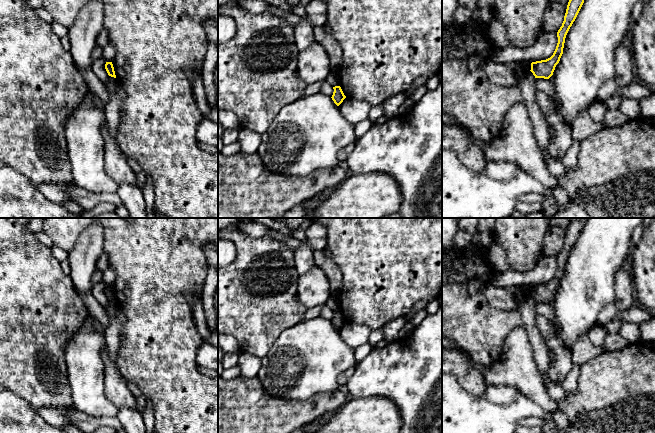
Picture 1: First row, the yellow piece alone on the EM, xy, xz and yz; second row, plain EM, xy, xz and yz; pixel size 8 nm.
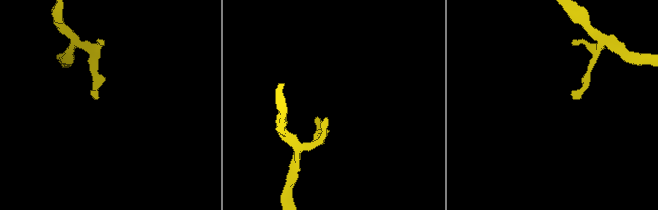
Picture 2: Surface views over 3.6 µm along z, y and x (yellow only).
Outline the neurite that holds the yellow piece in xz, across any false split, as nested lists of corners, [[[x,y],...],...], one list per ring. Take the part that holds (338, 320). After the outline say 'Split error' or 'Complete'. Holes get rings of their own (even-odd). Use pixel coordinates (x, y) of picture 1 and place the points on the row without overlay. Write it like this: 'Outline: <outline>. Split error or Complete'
Outline: [[[335,310],[333,311],[333,313],[334,313],[334,316],[331,322],[334,325],[334,327],[337,330],[339,330],[343,326],[343,324],[346,322],[346,320],[344,319],[340,310]]]. Complete

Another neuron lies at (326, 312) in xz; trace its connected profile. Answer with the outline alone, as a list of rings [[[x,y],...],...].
[[[322,305],[321,306],[321,315],[323,318],[329,320],[329,321],[332,321],[333,319],[333,316],[334,316],[334,313],[333,313],[333,310],[331,310],[327,305]]]

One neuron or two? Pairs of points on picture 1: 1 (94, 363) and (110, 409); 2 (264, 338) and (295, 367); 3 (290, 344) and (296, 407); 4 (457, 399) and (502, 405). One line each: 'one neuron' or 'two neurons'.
1: one neuron
2: two neurons
3: two neurons
4: one neuron

